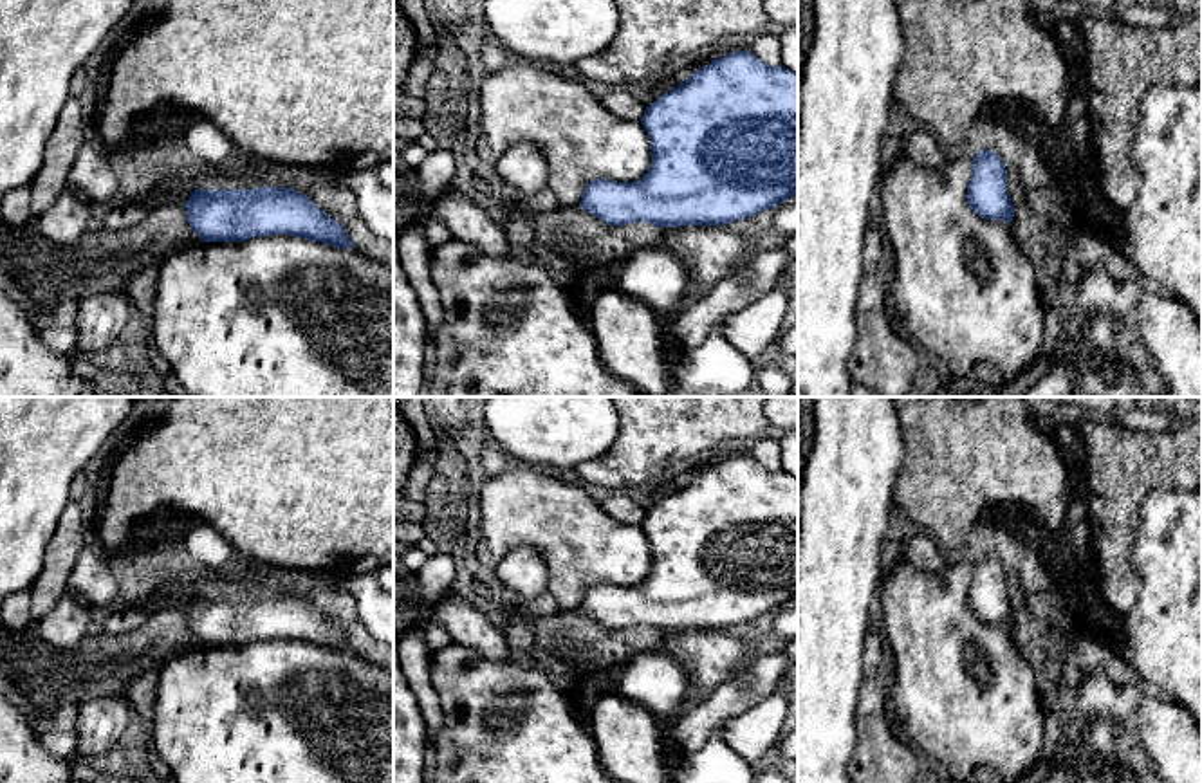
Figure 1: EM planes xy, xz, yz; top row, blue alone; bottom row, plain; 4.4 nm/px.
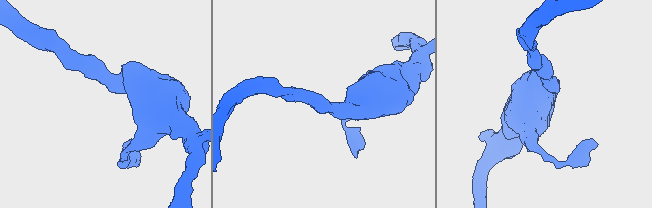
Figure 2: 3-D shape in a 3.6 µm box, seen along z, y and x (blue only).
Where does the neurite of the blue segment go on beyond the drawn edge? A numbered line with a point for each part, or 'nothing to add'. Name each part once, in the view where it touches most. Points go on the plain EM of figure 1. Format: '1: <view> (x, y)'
nothing to add

